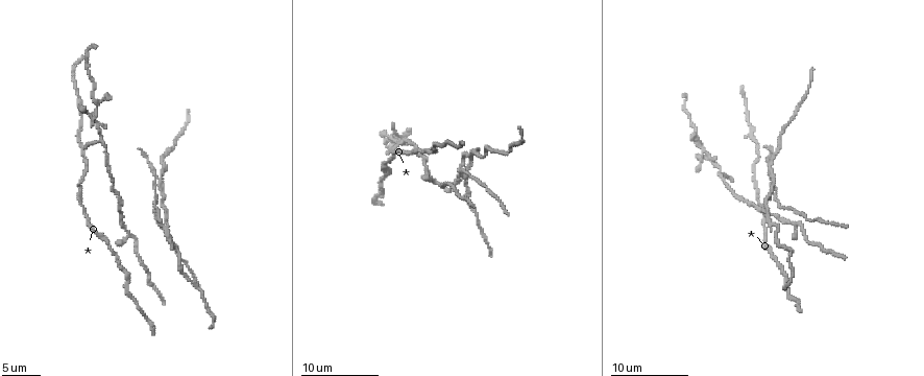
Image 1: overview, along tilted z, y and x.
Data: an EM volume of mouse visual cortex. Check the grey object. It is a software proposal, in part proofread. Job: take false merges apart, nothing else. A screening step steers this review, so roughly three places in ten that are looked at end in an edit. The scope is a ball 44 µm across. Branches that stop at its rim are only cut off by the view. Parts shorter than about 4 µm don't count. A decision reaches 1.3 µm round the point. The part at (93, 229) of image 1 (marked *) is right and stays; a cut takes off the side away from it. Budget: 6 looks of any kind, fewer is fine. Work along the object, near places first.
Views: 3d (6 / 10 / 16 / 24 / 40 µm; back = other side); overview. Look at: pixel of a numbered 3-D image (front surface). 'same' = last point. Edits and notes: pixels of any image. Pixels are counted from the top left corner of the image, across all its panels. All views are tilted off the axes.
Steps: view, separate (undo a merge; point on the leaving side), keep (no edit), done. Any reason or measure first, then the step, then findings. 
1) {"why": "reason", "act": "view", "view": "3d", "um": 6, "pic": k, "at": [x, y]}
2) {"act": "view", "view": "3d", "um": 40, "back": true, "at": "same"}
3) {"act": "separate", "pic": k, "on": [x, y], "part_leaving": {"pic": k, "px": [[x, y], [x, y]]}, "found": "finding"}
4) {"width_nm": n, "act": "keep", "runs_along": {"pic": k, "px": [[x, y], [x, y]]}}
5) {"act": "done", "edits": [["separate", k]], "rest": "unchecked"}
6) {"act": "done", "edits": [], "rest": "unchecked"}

{"act": "view", "view": "3d", "um": 6, "pic": 1, "at": [82, 203]}

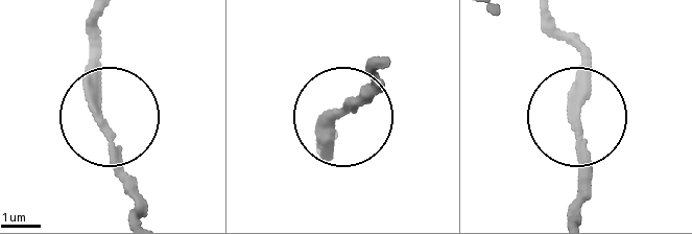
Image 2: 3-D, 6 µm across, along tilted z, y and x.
{"width_nm": 190, "act": "keep", "runs_along": {"pic": 2, "px": [[577, 211], [579, 40]]}, "found": "all the same cell"}

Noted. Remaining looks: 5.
{"why": "side arm on a straight run", "act": "view", "view": "3d", "um": 10, "pic": 1, "at": [774, 193]}

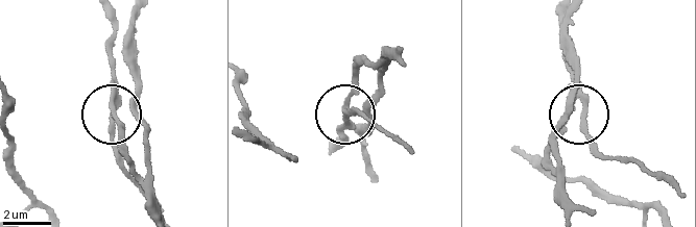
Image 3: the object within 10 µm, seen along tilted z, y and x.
{"width_nm": 220, "act": "separate", "pic": 3, "on": [586, 121], "part_leaving": {"pic": 3, "px": [[579, 95], [593, 150], [649, 202], [552, 178], [522, 157]]}, "found": "a second cell is stuck on"}

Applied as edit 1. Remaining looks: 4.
{"act": "view", "view": "overview"}

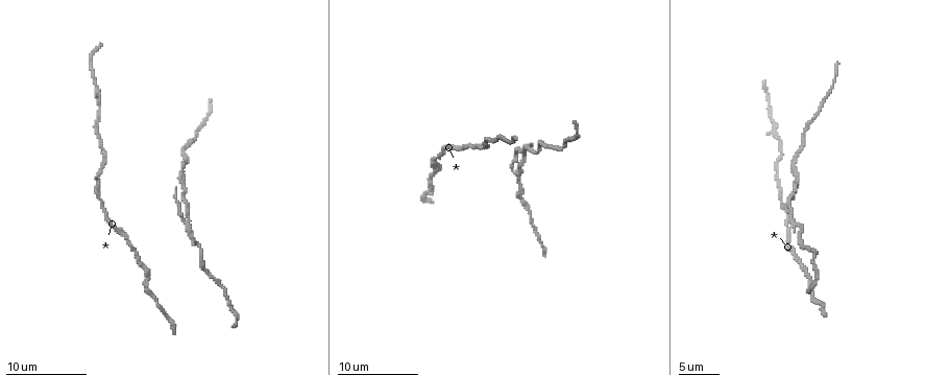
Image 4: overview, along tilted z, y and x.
{"why": "two arms in line, one across", "act": "view", "view": "3d", "um": 10, "pic": 4, "at": [795, 226]}

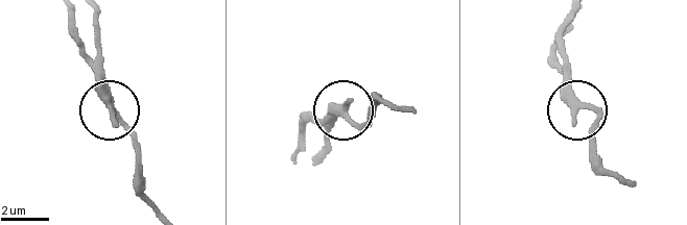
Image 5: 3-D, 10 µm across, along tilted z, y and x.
{"act": "separate", "pic": 5, "on": [110, 119], "part_leaving": {"pic": 5, "px": [[105, 81], [97, 10]]}, "found": "a second cell is stuck on"}

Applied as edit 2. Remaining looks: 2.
{"act": "done", "edits": [["separate", 3], ["separate", 5]], "rest": "unchecked"}

